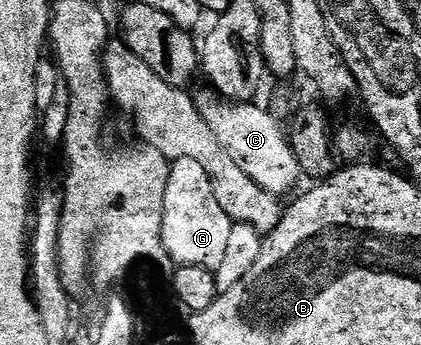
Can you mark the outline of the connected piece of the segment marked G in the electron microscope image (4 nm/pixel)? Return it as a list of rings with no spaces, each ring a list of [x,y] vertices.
[[[187,157],[175,160],[167,185],[162,229],[168,259],[181,267],[220,267],[226,257],[226,249],[234,242],[232,230],[233,221],[226,209],[218,205],[218,197],[206,169],[202,169],[198,161],[189,161]]]

